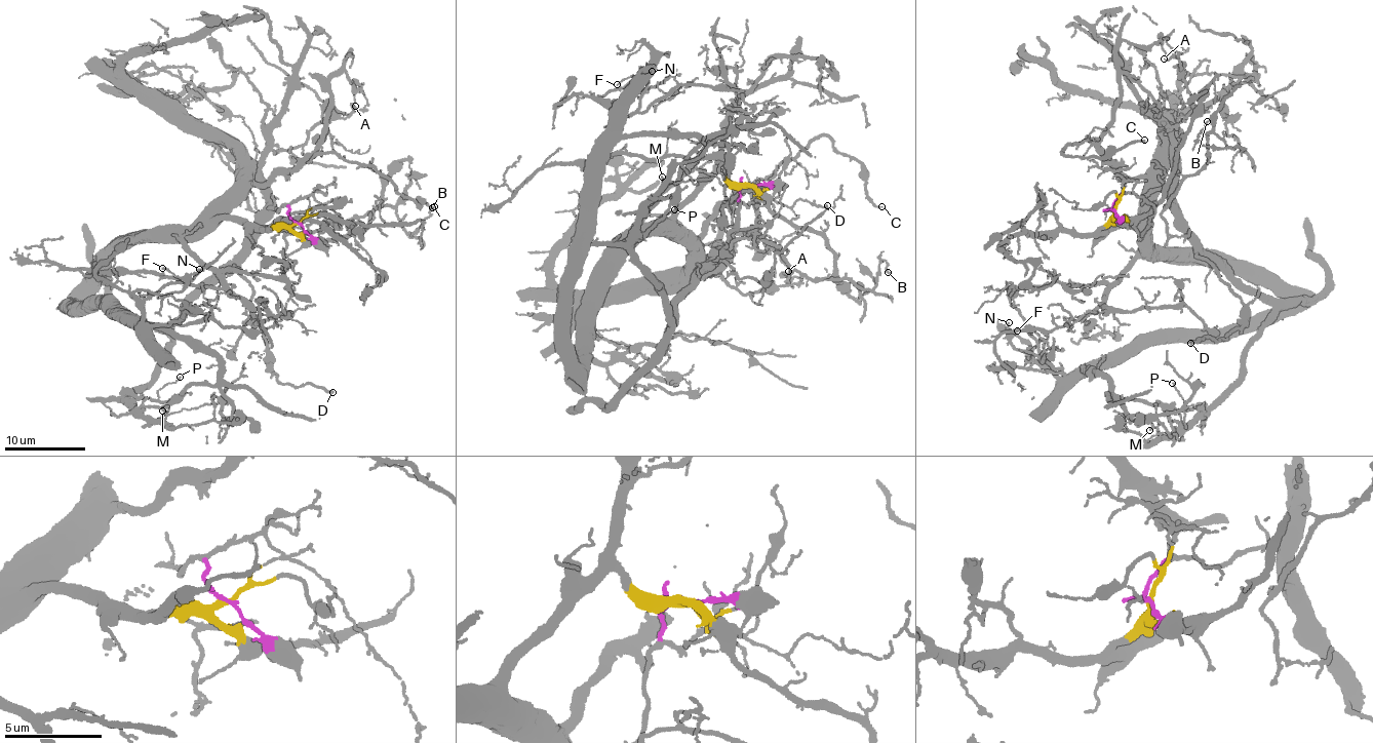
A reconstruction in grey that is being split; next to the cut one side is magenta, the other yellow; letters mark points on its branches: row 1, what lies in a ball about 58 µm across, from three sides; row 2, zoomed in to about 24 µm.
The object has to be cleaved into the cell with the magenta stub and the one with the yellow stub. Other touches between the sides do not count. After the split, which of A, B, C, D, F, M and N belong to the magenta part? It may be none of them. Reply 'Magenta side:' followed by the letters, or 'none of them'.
Magenta side: A, B, D, M

